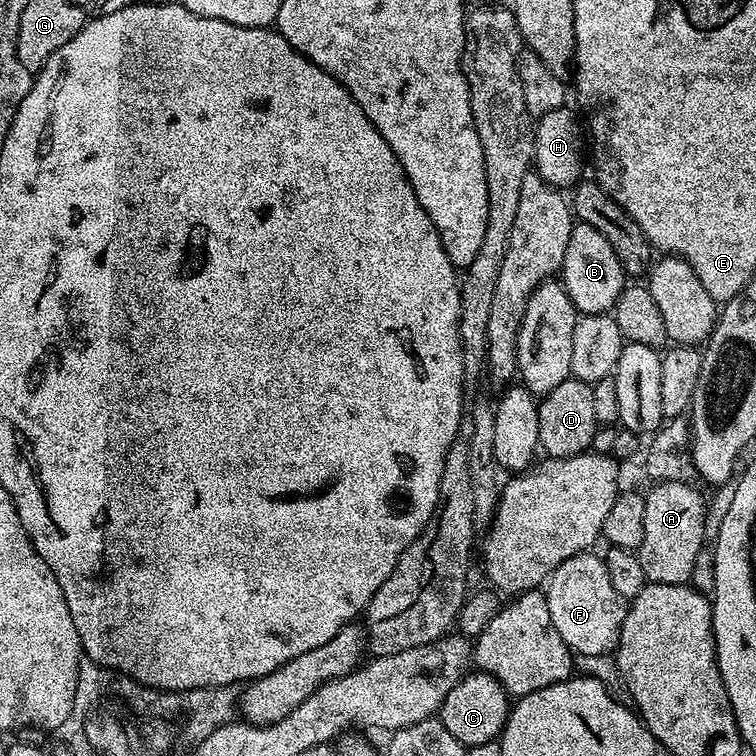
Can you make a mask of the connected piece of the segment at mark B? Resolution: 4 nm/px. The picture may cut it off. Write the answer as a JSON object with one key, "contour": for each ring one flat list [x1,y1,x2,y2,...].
{"contour":[[573,223,570,246,566,246,564,255,562,283,577,313,589,316,608,314,615,309,620,291,626,287,624,267,618,262,618,254,614,254,614,246,610,246,594,226]]}

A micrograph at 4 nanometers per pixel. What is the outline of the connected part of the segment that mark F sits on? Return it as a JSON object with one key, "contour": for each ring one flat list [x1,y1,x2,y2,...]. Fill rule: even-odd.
{"contour":[[585,551,566,558,546,580,546,595,554,630,562,634,562,642,566,642,576,656,607,656,615,653,622,622,628,613,629,601,624,600,618,590,614,590,603,559,599,555,592,555,591,551]]}

